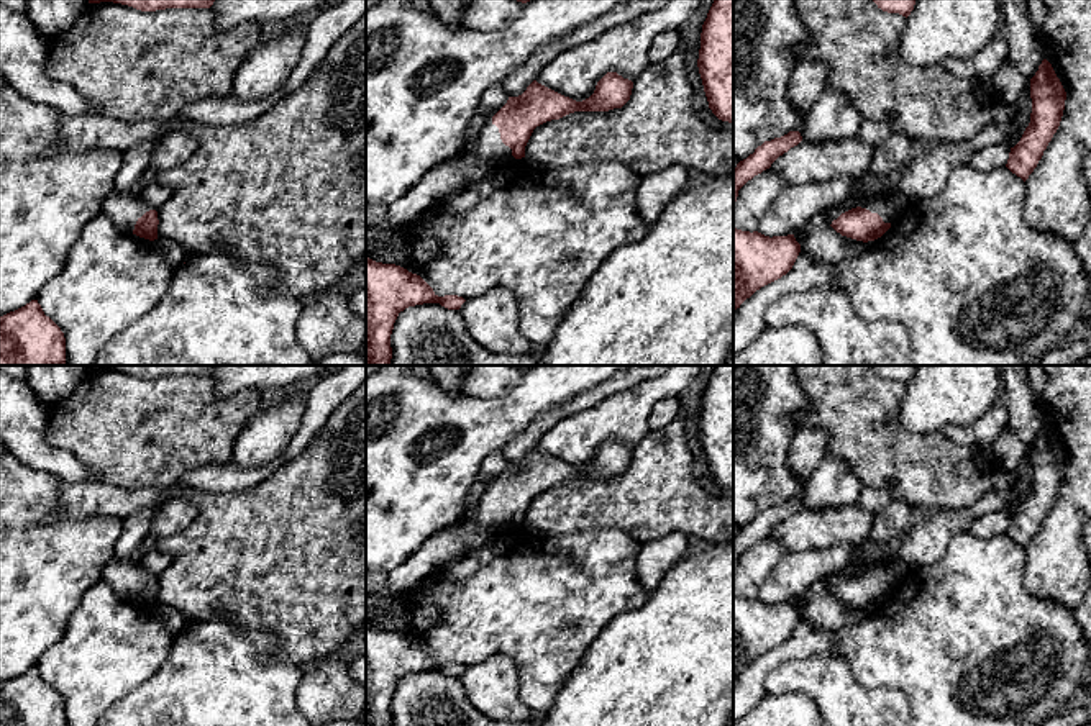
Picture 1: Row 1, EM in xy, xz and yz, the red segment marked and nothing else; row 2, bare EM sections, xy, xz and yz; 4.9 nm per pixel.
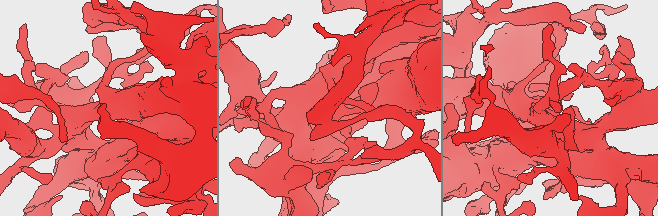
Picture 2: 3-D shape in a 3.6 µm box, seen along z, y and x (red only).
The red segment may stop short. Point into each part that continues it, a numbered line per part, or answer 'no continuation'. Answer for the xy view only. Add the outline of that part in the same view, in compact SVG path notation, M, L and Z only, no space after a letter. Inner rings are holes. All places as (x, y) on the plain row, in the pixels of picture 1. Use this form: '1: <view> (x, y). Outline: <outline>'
1: xy (123, 576). Outline: M113 557L102 569L102 582L108 583L123 600L133 601L136 588L151 575L139 562Z

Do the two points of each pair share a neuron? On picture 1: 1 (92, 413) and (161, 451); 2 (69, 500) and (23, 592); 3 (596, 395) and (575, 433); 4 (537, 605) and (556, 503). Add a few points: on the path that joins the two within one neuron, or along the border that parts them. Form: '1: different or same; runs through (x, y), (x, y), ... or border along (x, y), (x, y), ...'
1: same; runs through (109, 421), (132, 431), (145, 444)
2: different; border along (59, 480), (59, 512), (64, 517), (100, 515)
3: different; border along (622, 390), (566, 415), (553, 426)
4: different; border along (524, 525), (540, 536), (588, 530)

